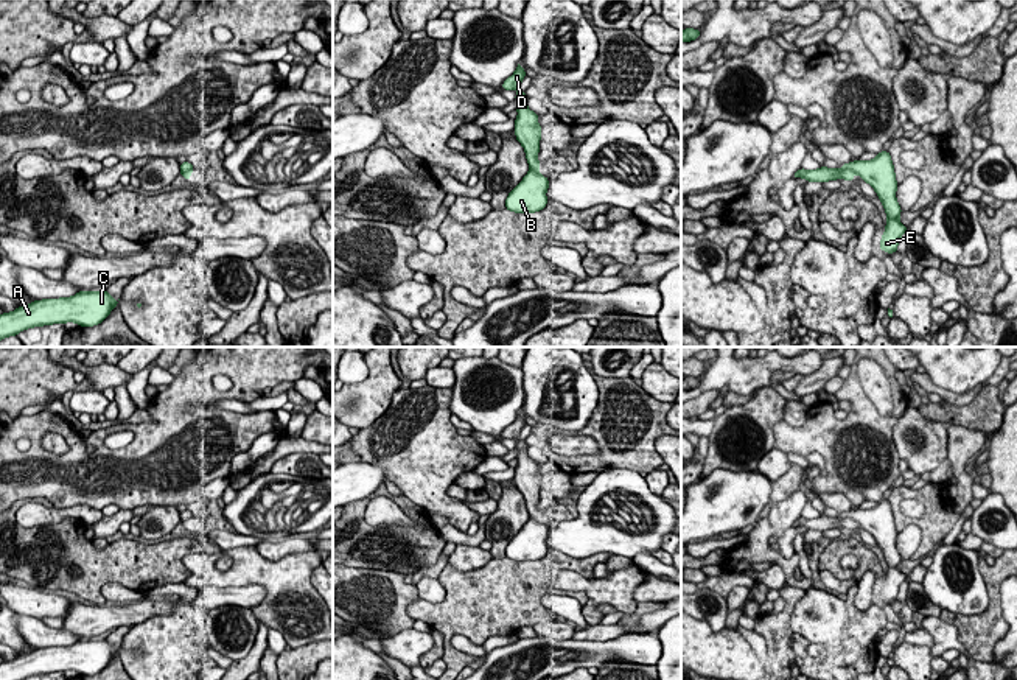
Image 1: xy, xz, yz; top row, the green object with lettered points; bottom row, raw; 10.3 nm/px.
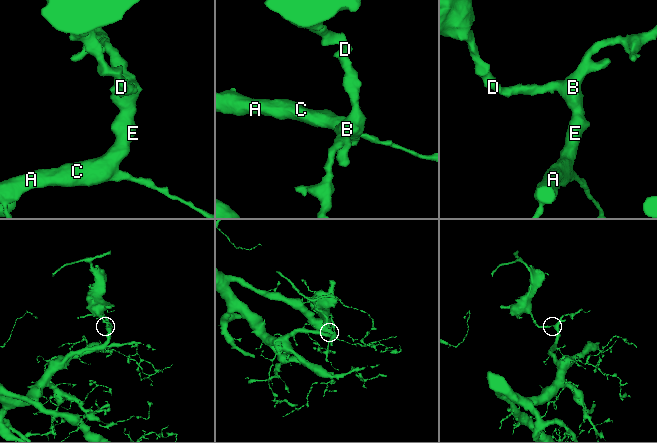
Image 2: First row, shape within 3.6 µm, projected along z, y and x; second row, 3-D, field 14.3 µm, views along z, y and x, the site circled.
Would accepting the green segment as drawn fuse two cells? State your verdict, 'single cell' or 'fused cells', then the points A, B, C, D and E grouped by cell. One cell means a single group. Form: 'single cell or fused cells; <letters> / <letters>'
fused cells; A B C E / D

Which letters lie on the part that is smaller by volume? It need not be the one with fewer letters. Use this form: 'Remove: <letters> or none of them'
Remove: D

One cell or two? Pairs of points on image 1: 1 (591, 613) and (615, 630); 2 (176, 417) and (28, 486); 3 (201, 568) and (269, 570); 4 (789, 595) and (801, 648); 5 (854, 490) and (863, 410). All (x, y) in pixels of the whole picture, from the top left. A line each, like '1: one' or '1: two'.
1: two
2: one
3: one
4: two
5: one

